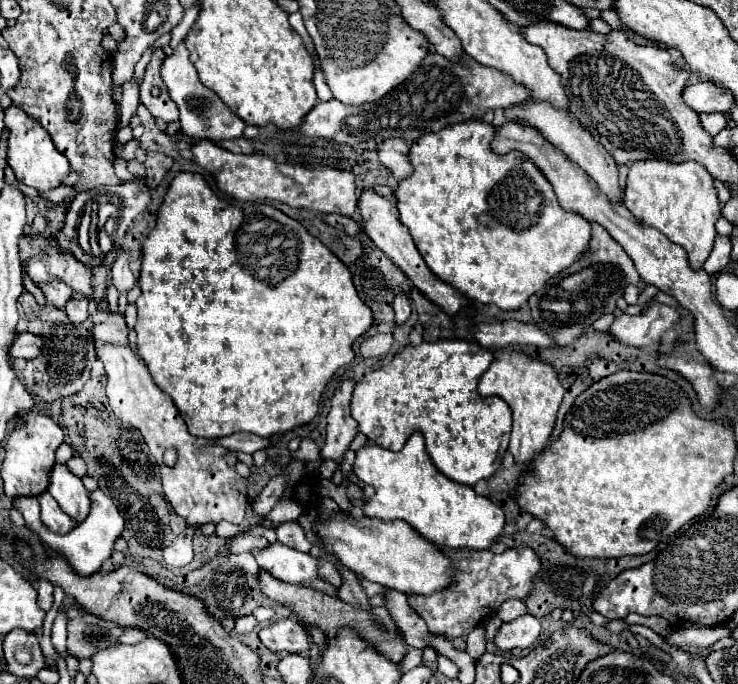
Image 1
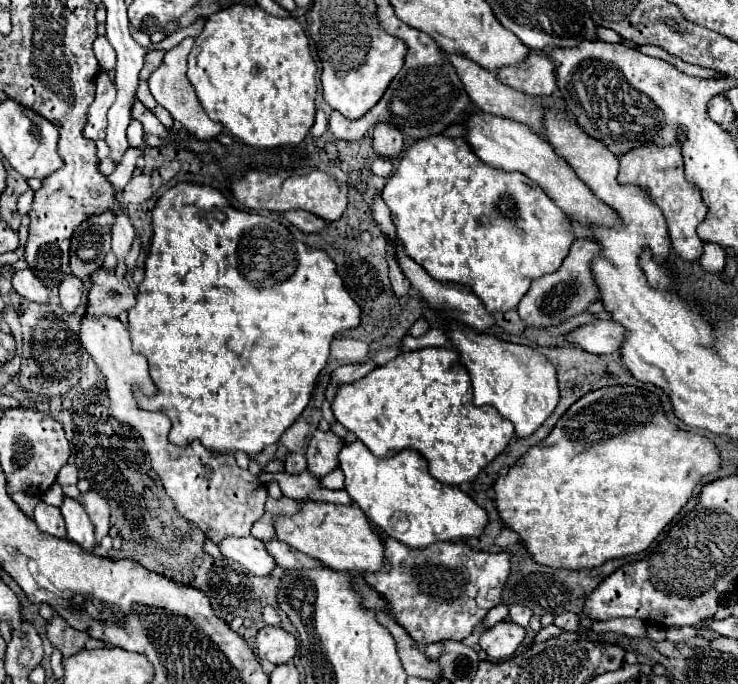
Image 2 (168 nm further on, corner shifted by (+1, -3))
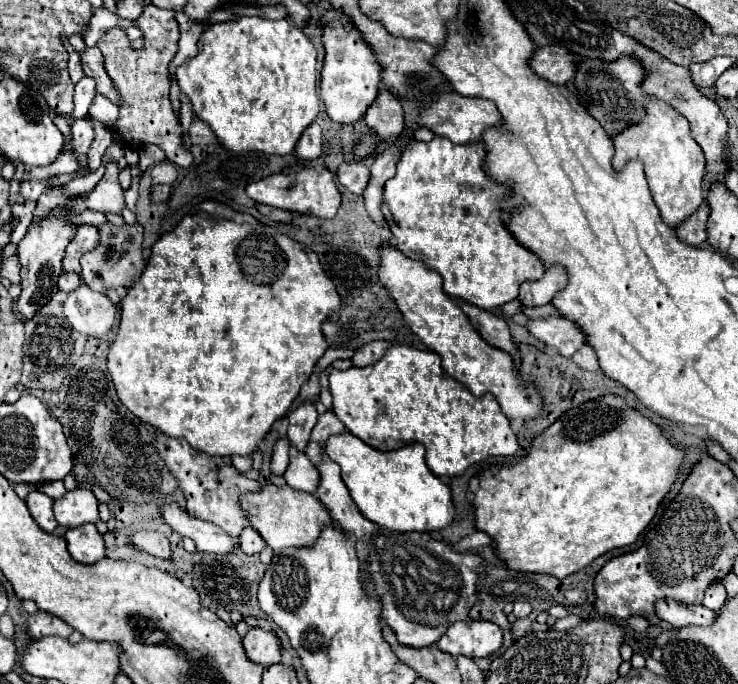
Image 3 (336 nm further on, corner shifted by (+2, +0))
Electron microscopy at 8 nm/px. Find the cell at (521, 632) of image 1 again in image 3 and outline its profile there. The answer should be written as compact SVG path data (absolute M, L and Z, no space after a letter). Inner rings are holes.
M470 621L452 623L446 633L438 639L438 649L450 655L466 657L488 657L496 653L504 643L504 633L496 623L490 621Z

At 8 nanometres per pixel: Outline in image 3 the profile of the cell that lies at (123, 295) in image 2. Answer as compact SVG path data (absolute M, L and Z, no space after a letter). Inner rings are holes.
M112 223L102 225L100 227L100 245L94 251L86 253L80 263L82 263L80 275L92 291L98 291L98 293L124 291L124 287L134 283L146 267L146 261L142 257L142 227L140 225L116 227Z

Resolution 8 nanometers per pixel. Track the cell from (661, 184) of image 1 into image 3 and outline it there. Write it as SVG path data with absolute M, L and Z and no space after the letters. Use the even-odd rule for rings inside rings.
M652 99L652 103L648 103L648 117L644 119L644 123L632 125L628 127L628 131L616 135L614 147L616 155L612 159L612 165L616 171L624 169L626 163L634 159L644 163L652 197L668 227L680 227L690 215L700 209L704 201L702 179L706 171L706 159L700 145L692 137L690 123L674 107L664 101Z

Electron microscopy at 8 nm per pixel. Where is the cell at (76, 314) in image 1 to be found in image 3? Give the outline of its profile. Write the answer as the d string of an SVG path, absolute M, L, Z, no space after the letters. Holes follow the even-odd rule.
M62 271L60 279L58 279L58 287L60 287L60 291L64 291L64 293L72 293L72 291L76 291L76 287L80 287L80 275Z

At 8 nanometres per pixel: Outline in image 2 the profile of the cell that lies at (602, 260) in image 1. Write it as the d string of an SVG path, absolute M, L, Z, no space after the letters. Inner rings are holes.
M579 238L573 242L569 254L565 256L561 268L549 276L541 276L531 282L529 292L521 298L517 312L527 326L557 326L559 322L581 314L591 302L597 302L599 290L591 276L591 260L599 254L599 246L589 238Z

